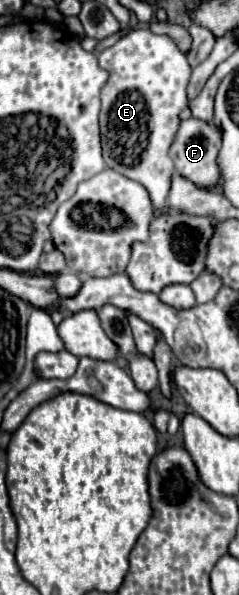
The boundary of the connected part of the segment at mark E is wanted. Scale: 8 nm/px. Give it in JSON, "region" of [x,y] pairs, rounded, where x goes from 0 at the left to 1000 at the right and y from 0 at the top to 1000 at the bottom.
{"region":[[[577,49],[435,82],[410,92],[410,109],[460,123],[427,150],[418,187],[435,271],[485,291],[603,311],[628,324],[636,348],[678,351],[728,287],[703,247],[753,210],[745,190],[787,180],[778,146],[803,116],[778,92],[703,59],[644,59],[628,49]]]}

